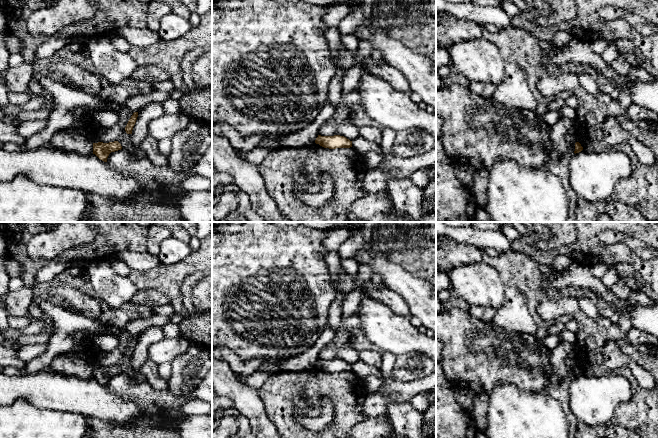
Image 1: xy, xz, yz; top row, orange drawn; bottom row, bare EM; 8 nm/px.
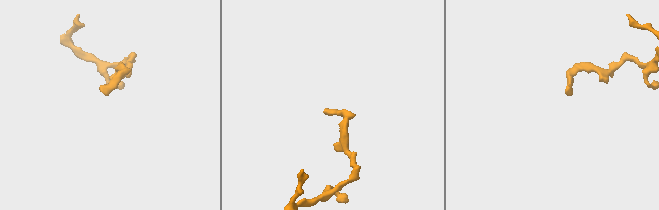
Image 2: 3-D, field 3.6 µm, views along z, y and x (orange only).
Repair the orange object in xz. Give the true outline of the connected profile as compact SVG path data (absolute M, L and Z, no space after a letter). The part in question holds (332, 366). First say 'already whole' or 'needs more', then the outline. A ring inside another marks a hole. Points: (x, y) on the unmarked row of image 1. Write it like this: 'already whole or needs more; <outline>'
already whole; M318 359L318 361L315 364L315 367L319 368L324 372L329 372L329 373L352 371L352 365L340 359L334 359L334 360Z

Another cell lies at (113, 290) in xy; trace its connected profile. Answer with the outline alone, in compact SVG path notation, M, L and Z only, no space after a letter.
M93 261L85 268L98 299L106 307L119 308L130 302L138 291L129 277L120 276L113 270L109 261Z

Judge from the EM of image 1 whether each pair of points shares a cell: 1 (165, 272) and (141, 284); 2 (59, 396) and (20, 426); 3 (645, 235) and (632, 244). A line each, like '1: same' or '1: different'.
1: same
2: different
3: different

